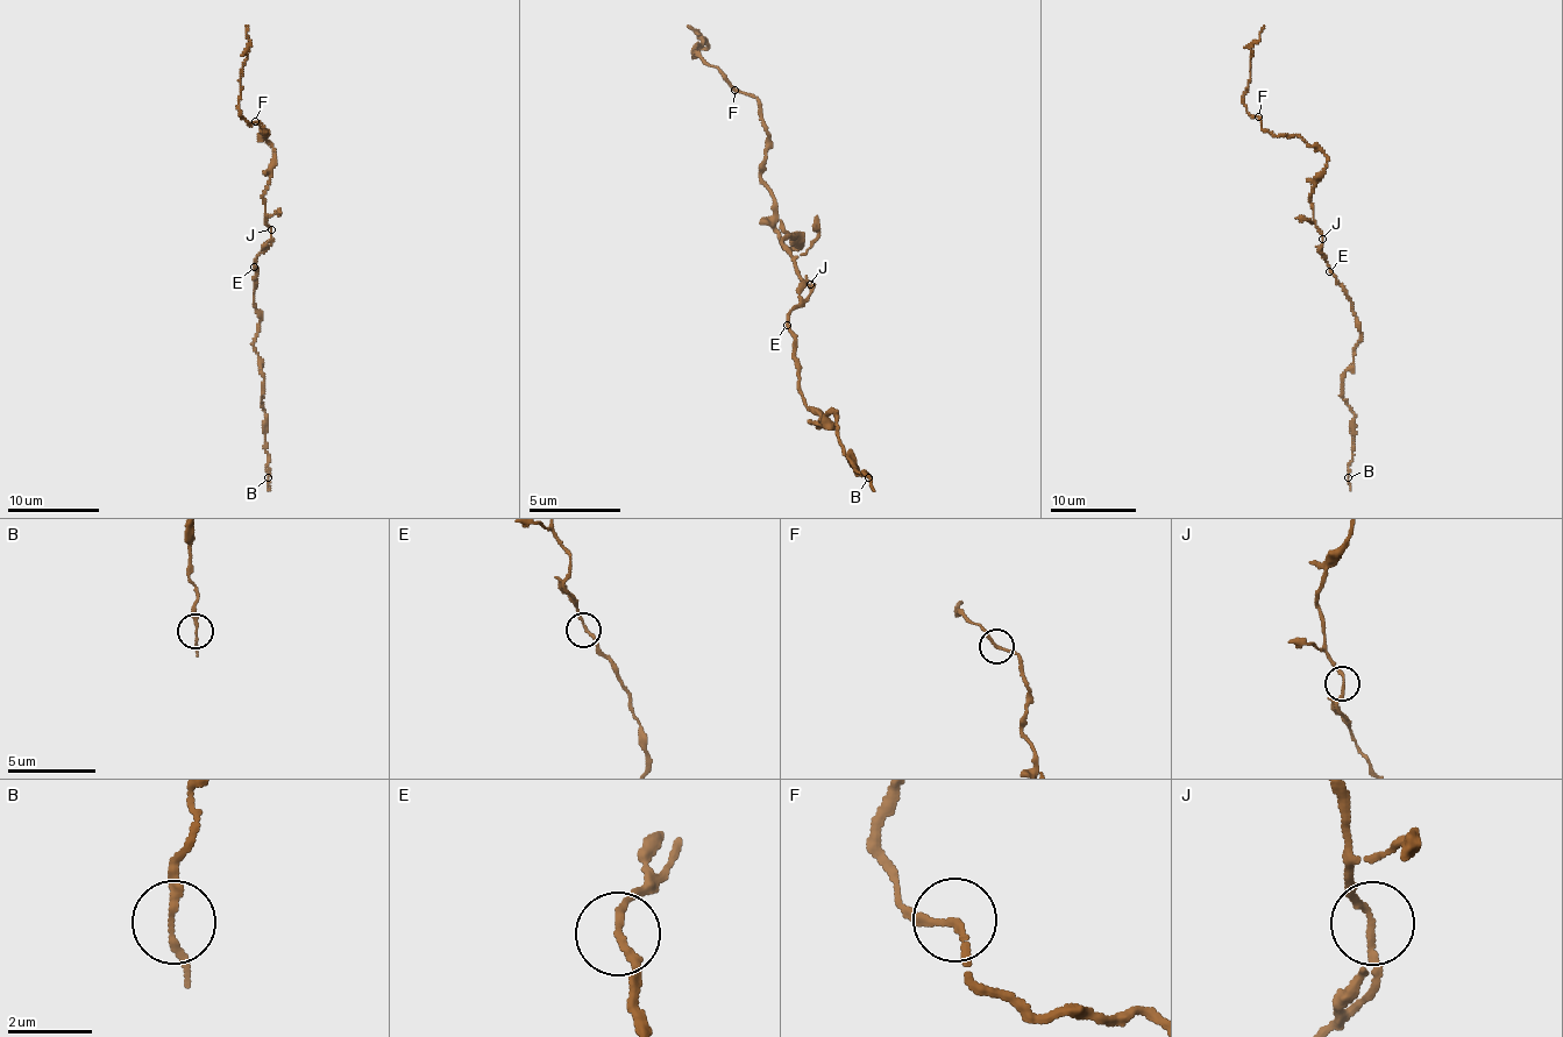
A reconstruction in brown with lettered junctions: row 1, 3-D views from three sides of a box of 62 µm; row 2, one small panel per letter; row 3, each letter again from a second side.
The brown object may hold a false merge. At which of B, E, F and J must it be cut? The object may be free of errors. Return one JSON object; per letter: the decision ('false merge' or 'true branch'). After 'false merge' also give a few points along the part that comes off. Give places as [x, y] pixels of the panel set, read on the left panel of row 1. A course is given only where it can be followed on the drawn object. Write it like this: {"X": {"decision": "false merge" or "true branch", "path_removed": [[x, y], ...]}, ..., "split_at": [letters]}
{"B": {"decision": "true branch"}, "E": {"decision": "true branch"}, "F": {"decision": "true branch"}, "J": {"decision": "true branch"}, "split_at": []}

